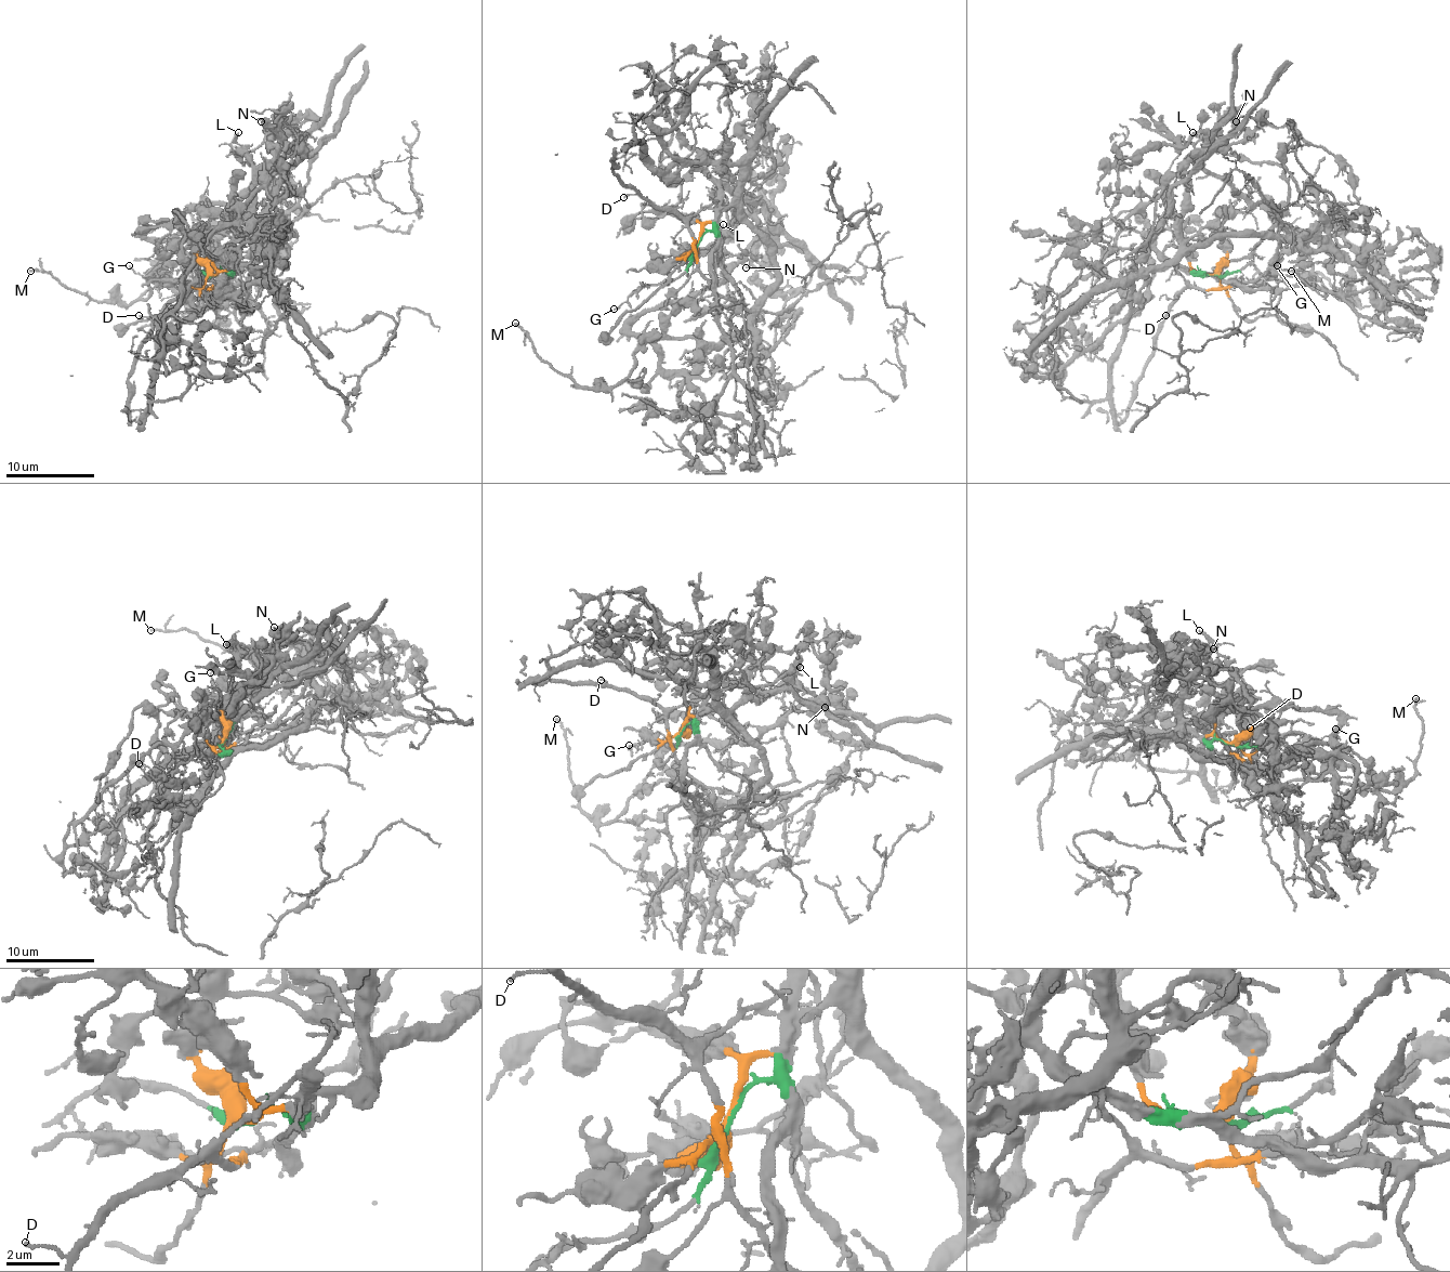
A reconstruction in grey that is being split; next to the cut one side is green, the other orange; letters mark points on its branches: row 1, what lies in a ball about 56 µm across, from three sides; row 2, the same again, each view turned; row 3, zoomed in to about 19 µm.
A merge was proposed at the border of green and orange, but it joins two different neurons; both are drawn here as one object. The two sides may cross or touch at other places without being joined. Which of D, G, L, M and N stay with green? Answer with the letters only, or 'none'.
G, L, N

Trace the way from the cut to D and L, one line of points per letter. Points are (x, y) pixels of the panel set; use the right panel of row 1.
D: (1213, 274), (1220, 285), (1198, 289), (1186, 287), (1162, 318), (1167, 316)
L: (1213, 276), (1200, 272), (1215, 274), (1239, 261), (1277, 221), (1289, 183), (1275, 164), (1215, 152), (1193, 132)

